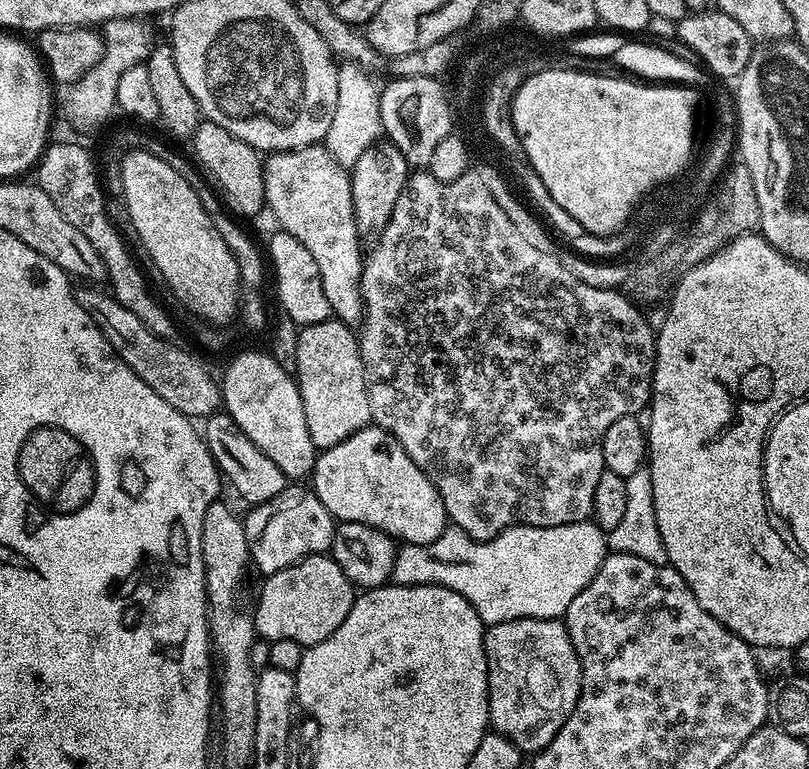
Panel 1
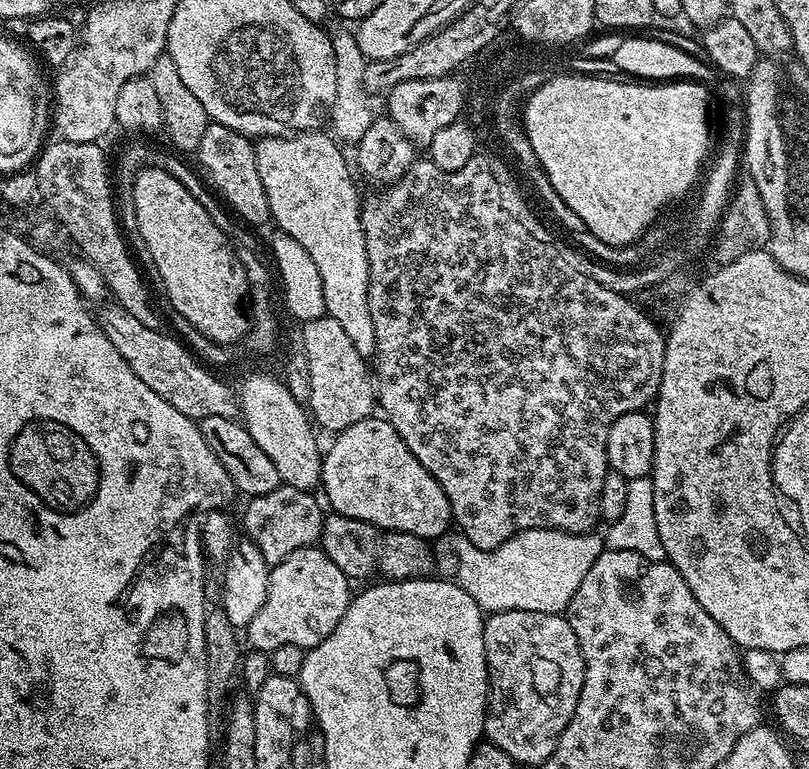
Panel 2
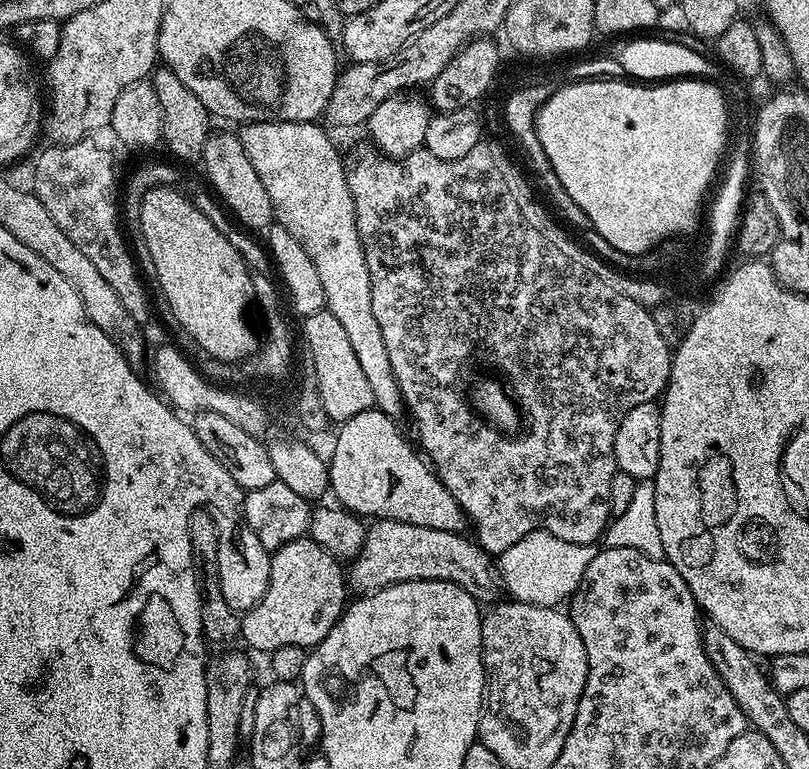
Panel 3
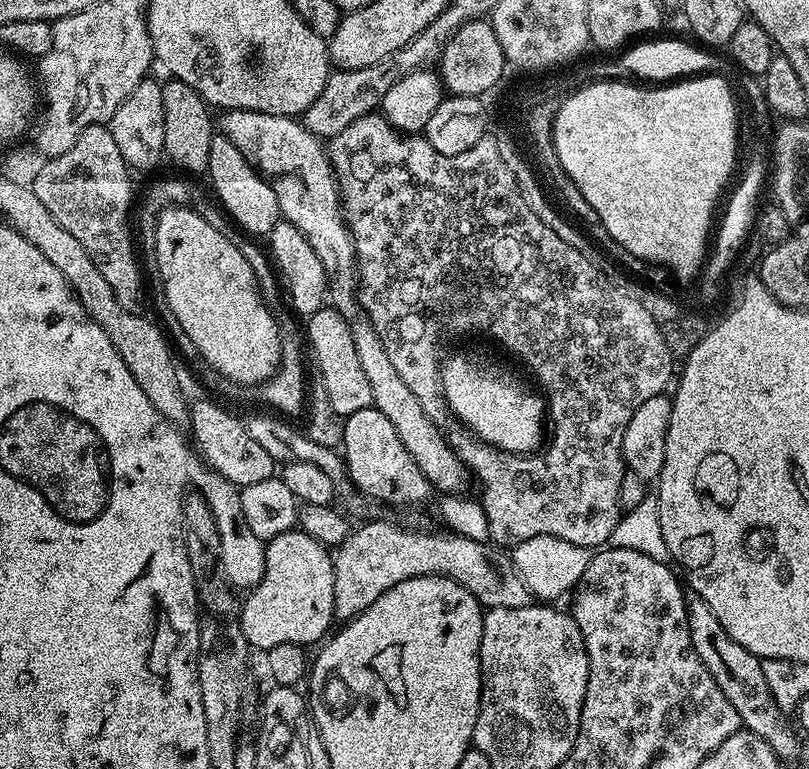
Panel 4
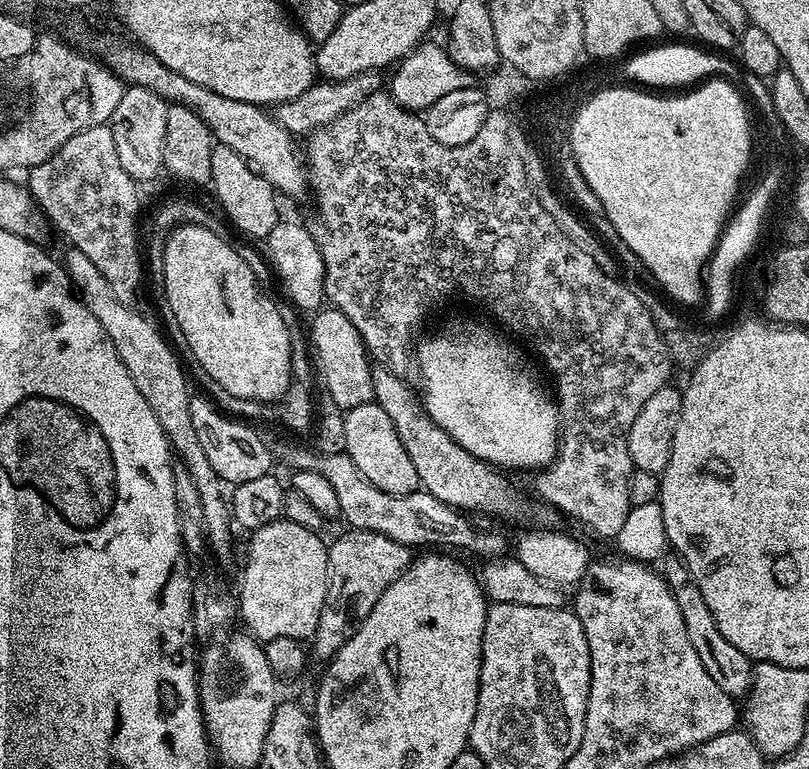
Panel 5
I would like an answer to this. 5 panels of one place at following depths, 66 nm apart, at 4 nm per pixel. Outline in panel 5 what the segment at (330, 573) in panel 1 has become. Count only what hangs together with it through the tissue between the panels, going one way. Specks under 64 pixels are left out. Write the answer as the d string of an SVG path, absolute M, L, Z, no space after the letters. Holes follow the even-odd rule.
M283 518L251 533L248 561L244 564L244 581L240 584L238 616L244 619L243 627L257 640L267 642L274 638L294 638L307 641L315 636L328 589L328 544L320 541L320 535L319 531Z

